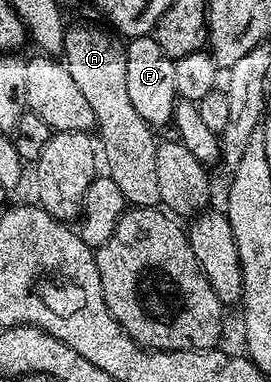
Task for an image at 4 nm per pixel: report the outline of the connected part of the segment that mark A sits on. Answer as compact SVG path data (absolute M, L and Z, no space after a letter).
M70 25L65 32L63 61L71 80L75 80L87 104L91 104L91 112L95 112L95 130L101 133L99 150L103 155L104 169L105 166L109 169L106 170L107 176L115 180L130 207L156 207L161 201L159 179L155 173L158 139L153 138L154 127L149 126L131 105L127 93L126 43L102 26Z

